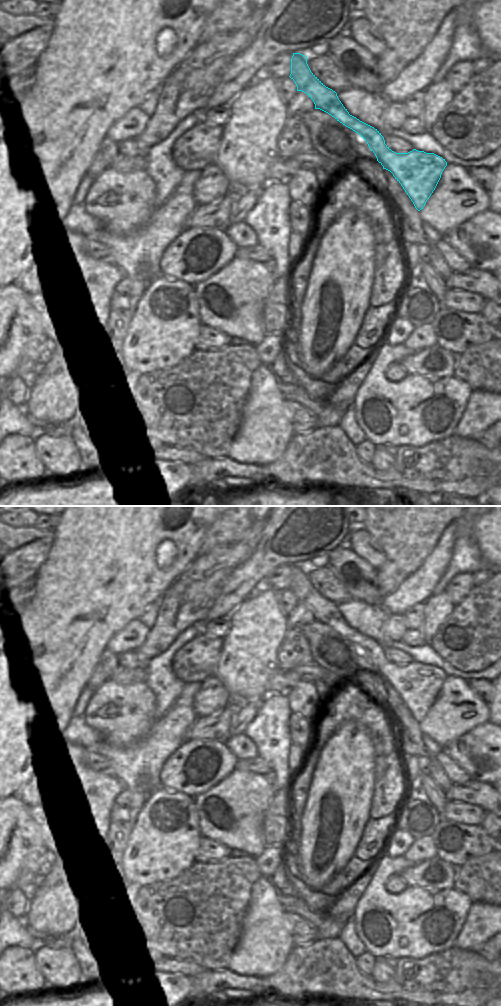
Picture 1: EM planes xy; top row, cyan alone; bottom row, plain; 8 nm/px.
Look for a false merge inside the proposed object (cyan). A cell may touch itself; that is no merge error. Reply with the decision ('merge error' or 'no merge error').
no merge error

